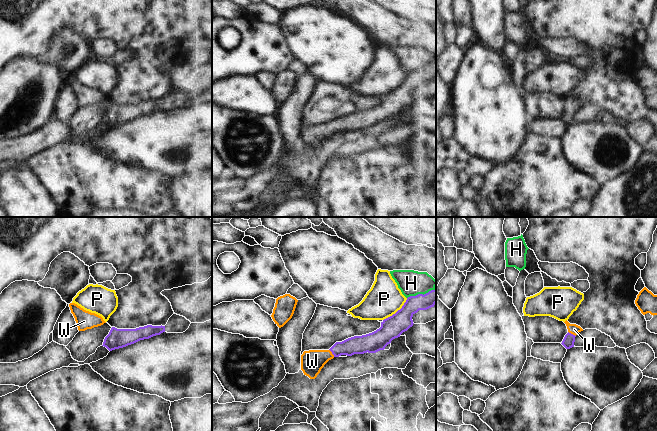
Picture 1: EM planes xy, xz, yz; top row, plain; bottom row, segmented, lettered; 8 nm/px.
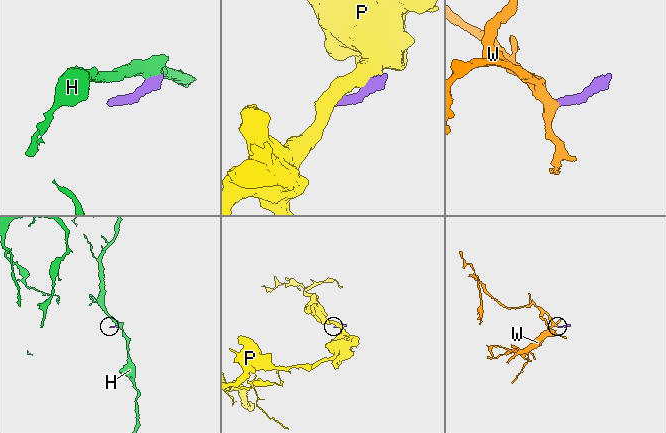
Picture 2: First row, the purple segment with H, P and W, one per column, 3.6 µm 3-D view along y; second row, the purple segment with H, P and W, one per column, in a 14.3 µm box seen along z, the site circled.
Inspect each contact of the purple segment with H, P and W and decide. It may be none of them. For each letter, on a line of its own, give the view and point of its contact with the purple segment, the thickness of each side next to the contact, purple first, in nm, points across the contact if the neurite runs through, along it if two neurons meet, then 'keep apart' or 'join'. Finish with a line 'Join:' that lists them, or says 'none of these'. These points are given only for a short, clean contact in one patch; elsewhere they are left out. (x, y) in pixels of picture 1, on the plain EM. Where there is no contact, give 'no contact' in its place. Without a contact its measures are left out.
H: xz (420, 70) | 160/200 nm | along xz (434, 65), (423, 70), (410, 71), (407, 74) | keep apart
P: xz (397, 87) | 180/280 nm | along xz (407, 74), (399, 85), (383, 96) | keep apart
W: yz (572, 110) | 100/90 nm | across yz (568, 118), (572, 110), (574, 105) | join
Join: W

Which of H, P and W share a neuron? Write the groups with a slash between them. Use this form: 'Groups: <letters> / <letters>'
Groups: H / P / W

